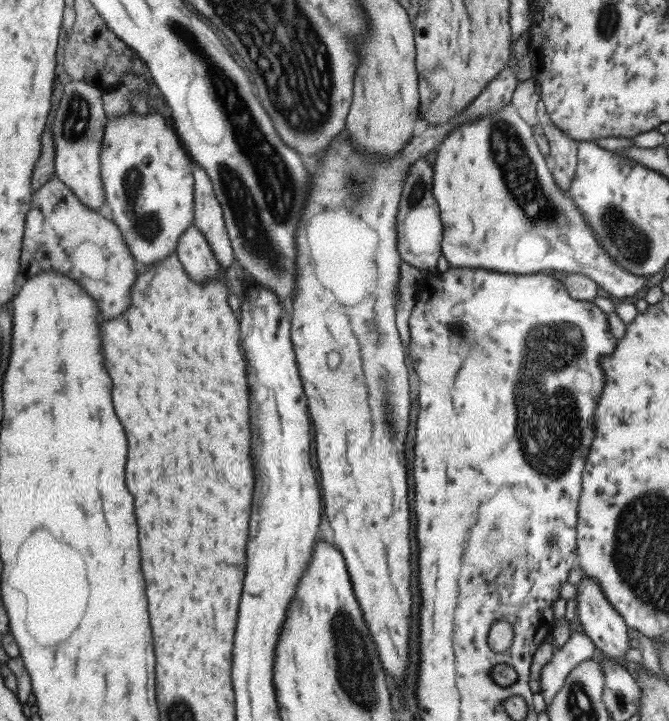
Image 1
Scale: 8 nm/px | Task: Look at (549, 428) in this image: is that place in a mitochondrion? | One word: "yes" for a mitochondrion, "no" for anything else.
yes

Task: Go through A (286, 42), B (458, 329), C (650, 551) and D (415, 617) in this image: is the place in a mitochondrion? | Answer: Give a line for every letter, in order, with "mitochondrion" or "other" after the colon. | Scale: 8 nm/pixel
A: mitochondrion
B: mitochondrion
C: mitochondrion
D: other

